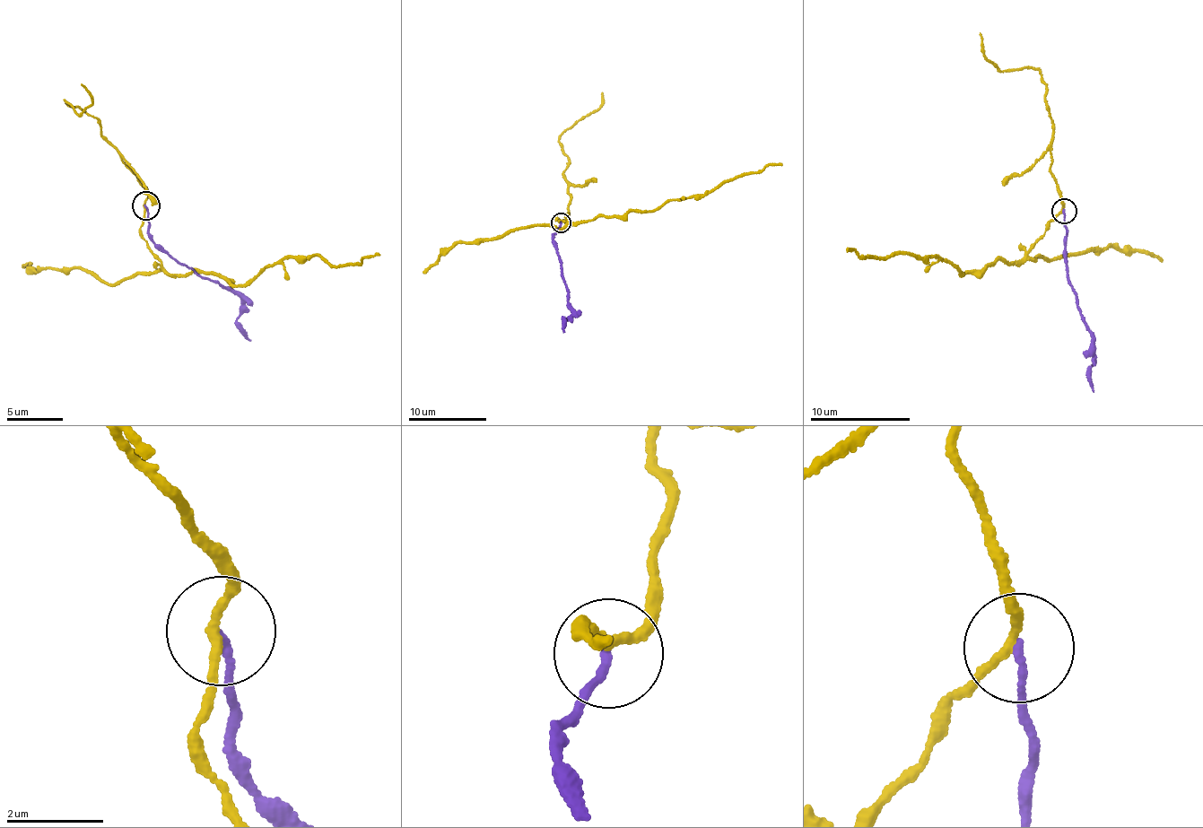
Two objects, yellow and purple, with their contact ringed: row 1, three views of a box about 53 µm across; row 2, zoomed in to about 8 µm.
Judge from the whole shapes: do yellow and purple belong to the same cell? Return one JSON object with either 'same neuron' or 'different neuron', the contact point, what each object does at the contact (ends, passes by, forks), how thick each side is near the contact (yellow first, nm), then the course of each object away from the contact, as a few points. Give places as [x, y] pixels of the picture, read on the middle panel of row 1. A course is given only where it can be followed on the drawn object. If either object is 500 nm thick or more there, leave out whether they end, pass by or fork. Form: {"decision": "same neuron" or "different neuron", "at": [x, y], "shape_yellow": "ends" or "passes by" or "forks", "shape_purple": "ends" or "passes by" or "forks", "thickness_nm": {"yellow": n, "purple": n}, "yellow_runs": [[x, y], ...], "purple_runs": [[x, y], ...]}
{"decision": "different neuron", "at": [561, 222], "shape_yellow": "passes by", "shape_purple": "ends", "thickness_nm": {"yellow": 160, "purple": 140}, "yellow_runs": [[561, 222], [555, 219], [579, 224], [659, 210], [781, 163]], "purple_runs": [[561, 223], [551, 239], [572, 312], [562, 323], [563, 333]]}

